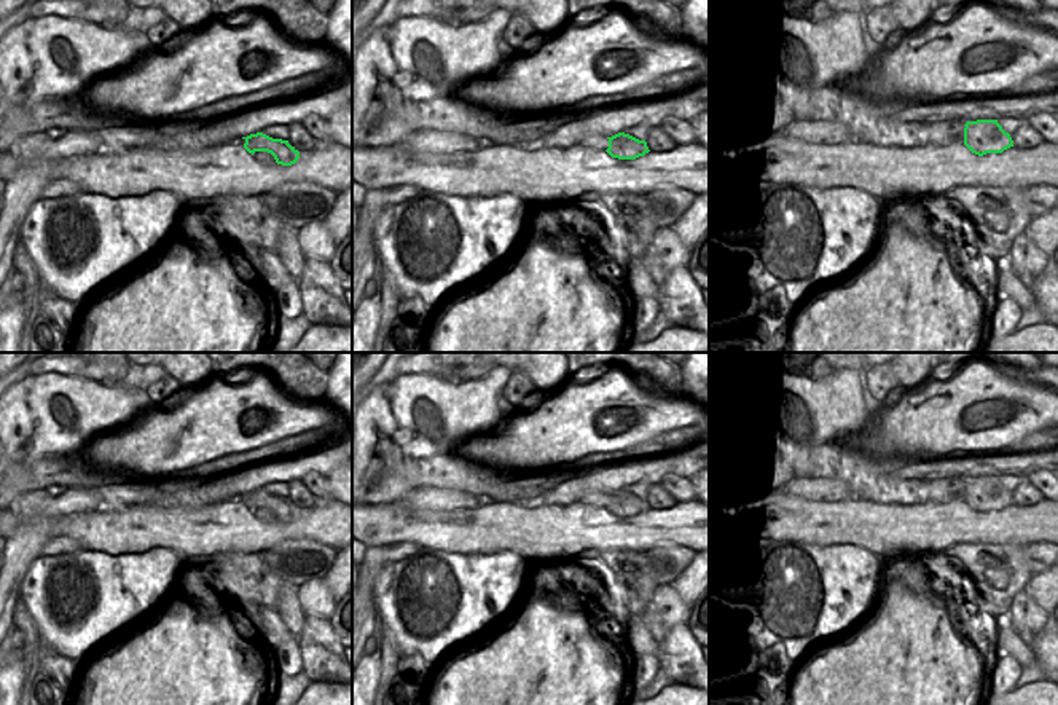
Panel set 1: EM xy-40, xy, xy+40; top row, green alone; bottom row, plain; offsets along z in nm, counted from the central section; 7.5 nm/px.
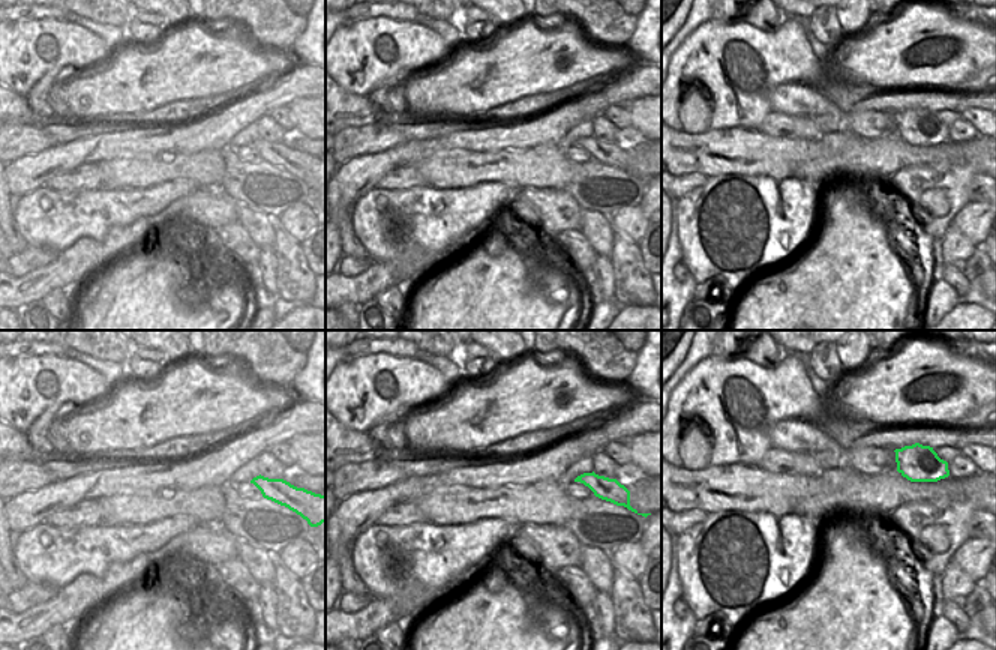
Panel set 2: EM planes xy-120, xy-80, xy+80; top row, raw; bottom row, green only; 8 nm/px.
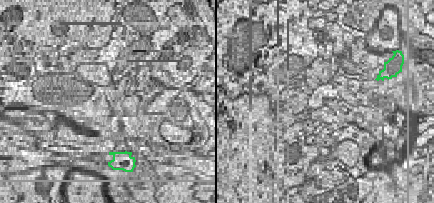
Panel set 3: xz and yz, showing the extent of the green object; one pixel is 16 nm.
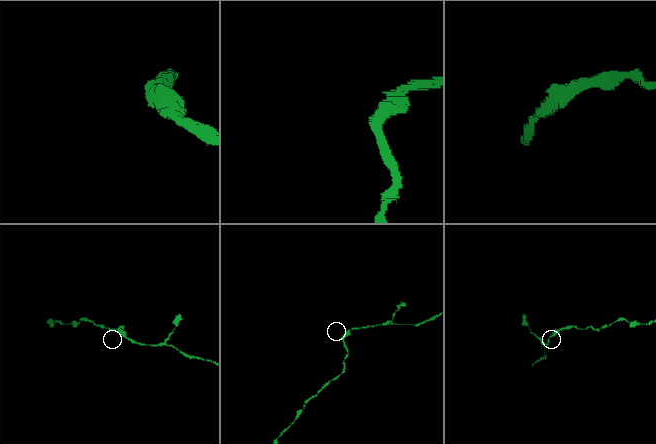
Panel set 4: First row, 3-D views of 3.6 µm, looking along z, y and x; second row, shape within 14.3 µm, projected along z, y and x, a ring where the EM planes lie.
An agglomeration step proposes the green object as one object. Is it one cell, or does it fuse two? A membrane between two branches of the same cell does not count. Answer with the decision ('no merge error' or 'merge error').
merge error

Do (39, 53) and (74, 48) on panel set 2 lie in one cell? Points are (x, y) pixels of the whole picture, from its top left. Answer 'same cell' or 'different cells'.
same cell

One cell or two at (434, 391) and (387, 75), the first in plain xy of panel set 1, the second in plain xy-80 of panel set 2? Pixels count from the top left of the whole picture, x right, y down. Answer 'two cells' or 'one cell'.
one cell

